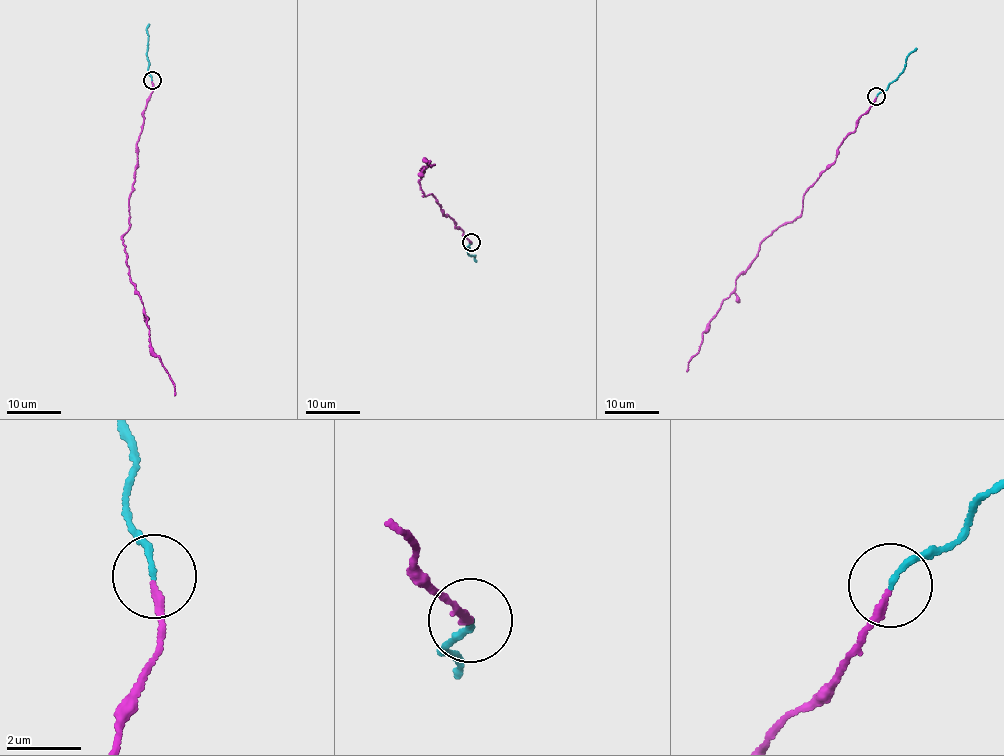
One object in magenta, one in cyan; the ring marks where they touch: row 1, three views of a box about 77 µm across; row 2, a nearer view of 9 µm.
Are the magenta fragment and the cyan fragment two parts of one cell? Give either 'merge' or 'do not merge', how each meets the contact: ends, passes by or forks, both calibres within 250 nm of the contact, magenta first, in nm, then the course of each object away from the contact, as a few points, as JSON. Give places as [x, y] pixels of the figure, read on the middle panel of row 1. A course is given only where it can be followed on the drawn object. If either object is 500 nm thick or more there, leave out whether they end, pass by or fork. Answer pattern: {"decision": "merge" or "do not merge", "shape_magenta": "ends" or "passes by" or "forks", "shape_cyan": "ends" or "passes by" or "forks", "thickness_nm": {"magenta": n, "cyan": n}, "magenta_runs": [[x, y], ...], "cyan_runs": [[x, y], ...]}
{"decision": "merge", "shape_magenta": "ends", "shape_cyan": "ends", "thickness_nm": {"magenta": 190, "cyan": 140}, "magenta_runs": [[471, 242], [448, 215], [443, 216], [433, 195], [423, 196], [419, 171], [425, 160], [430, 165]], "cyan_runs": [[471, 242], [468, 253], [475, 254], [476, 262]]}

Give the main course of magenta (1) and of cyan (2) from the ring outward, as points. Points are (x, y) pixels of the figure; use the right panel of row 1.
1: (876, 96), (837, 148), (836, 160), (806, 191), (802, 213), (760, 243), (758, 255), (702, 334), (687, 372)
2: (876, 96), (901, 73), (905, 59), (917, 48)

